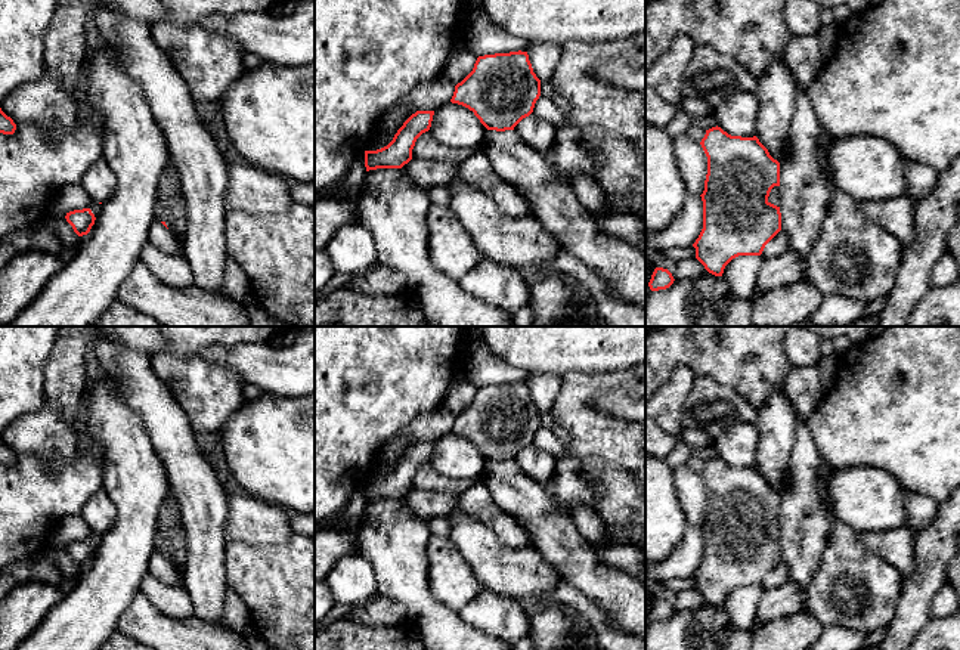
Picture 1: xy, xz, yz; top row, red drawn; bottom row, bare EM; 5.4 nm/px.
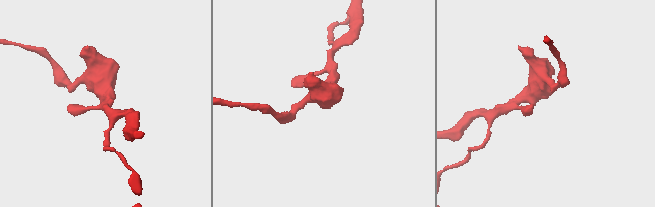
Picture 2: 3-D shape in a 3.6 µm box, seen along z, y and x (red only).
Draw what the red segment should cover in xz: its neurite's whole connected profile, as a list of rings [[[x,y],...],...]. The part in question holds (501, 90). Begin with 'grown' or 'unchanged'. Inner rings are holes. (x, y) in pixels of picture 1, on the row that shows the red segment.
unchanged; [[[518,50],[479,56],[450,102],[473,111],[487,130],[505,131],[533,112],[539,96],[541,80],[527,52]]]

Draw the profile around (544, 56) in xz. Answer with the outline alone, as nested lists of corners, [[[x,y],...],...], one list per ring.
[[[533,43],[527,50],[533,72],[541,83],[551,81],[561,56],[561,46],[554,43]]]

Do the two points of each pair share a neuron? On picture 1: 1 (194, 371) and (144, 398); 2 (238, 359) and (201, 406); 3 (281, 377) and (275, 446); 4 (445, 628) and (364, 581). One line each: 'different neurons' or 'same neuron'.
1: different neurons
2: different neurons
3: different neurons
4: different neurons

